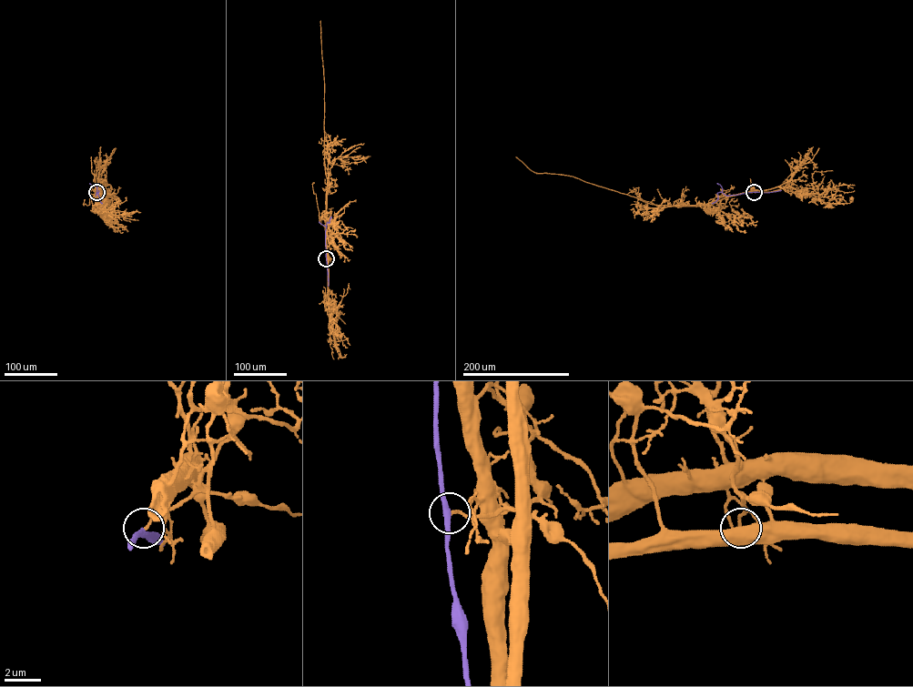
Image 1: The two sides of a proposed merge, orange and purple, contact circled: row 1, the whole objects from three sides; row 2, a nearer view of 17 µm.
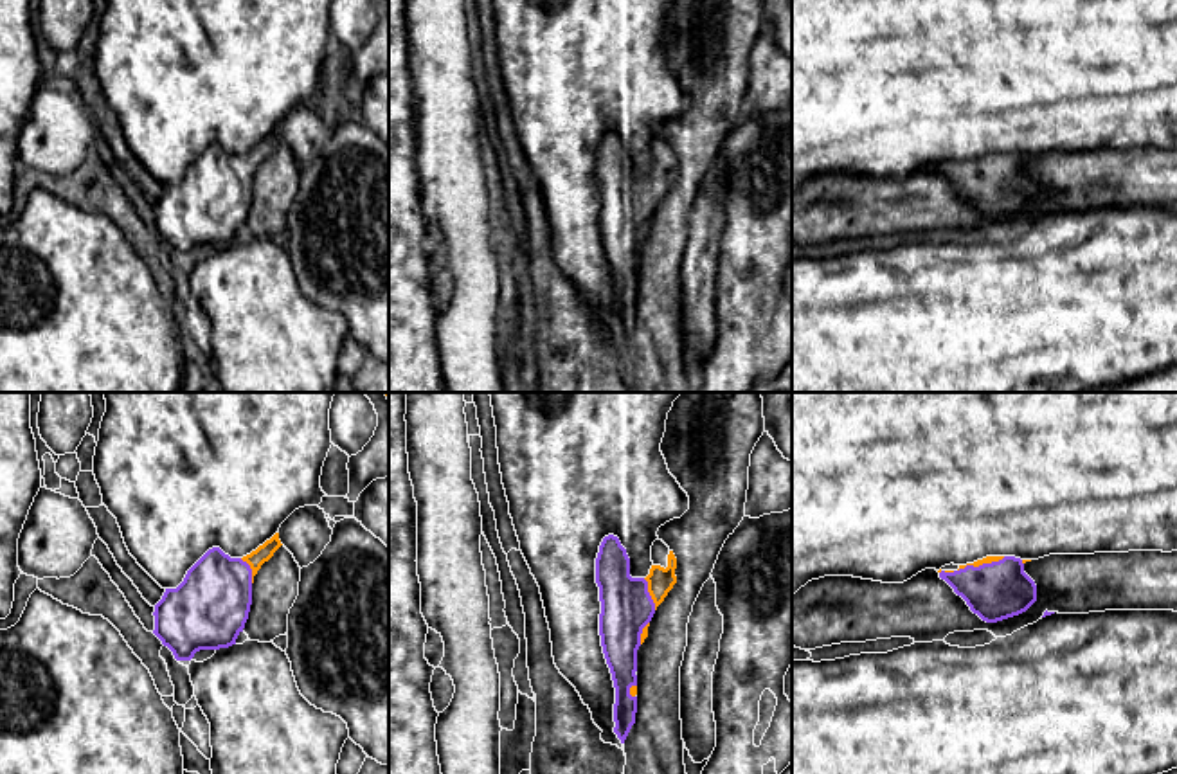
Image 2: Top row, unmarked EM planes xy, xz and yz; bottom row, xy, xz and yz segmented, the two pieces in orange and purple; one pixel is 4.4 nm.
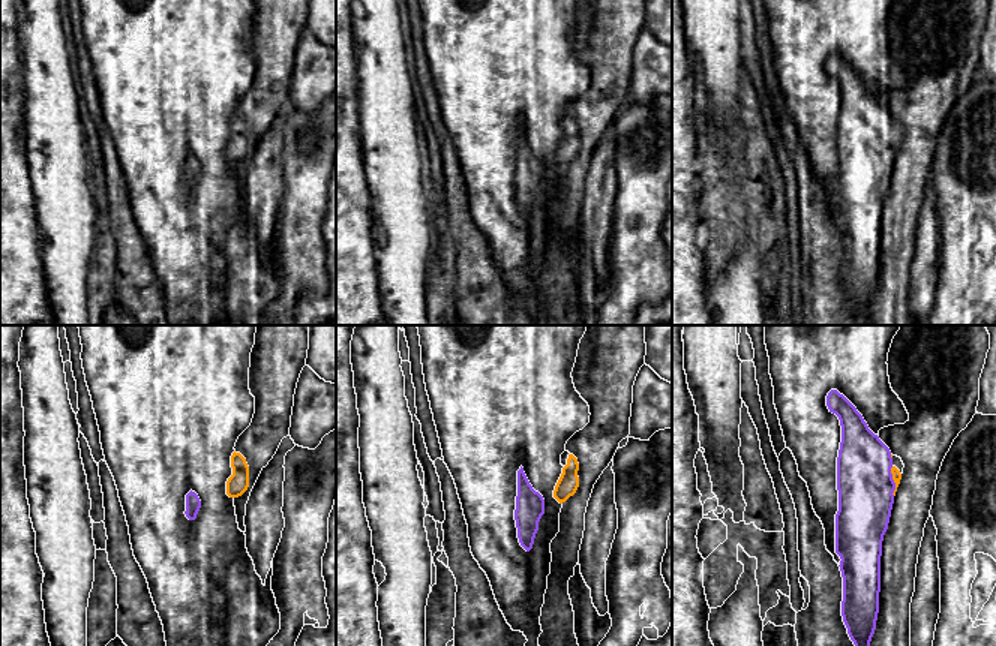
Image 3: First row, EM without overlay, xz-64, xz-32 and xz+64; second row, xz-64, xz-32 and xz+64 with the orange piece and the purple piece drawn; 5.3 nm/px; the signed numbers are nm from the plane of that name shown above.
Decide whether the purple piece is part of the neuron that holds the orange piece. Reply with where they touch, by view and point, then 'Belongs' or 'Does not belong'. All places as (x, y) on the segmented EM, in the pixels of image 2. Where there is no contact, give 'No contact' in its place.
Touches orange at yz (981, 564). Does not belong

